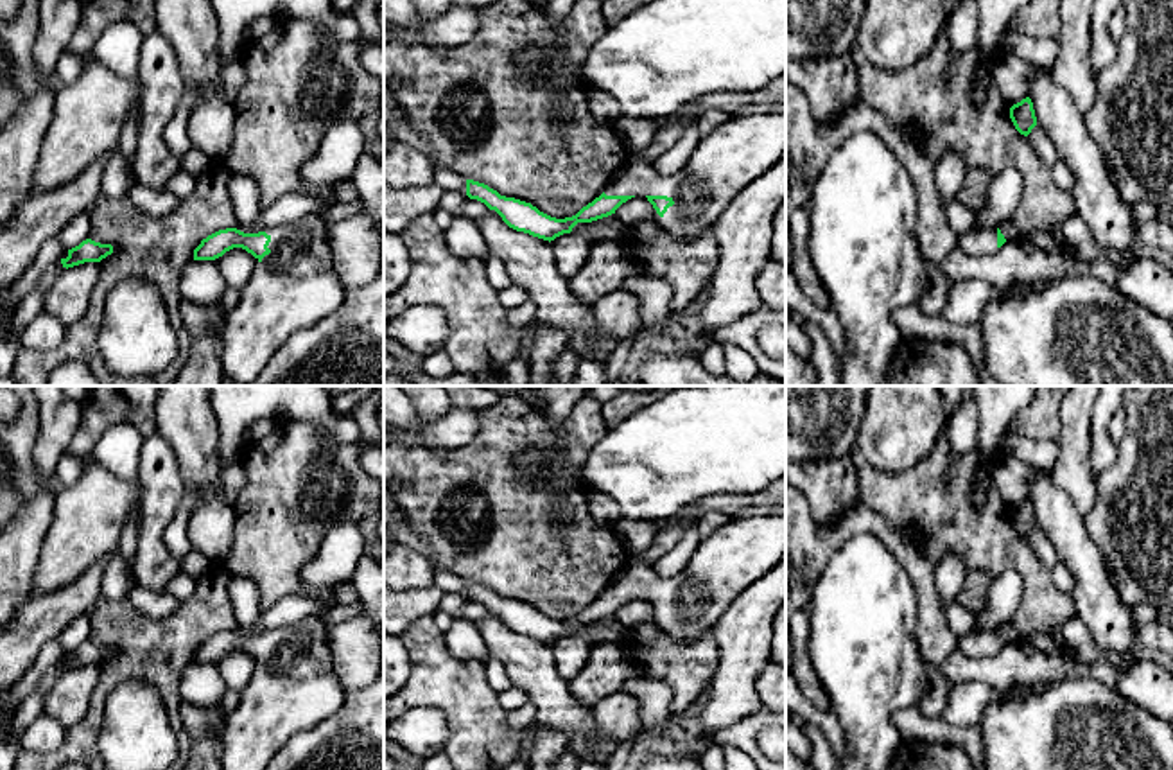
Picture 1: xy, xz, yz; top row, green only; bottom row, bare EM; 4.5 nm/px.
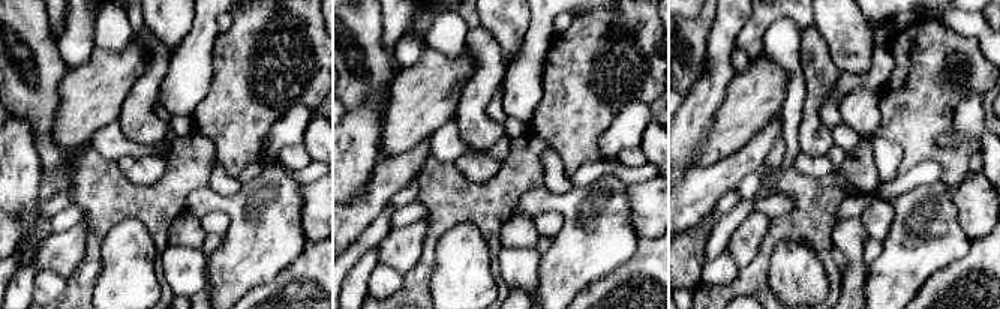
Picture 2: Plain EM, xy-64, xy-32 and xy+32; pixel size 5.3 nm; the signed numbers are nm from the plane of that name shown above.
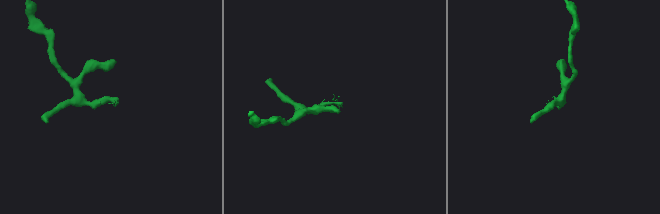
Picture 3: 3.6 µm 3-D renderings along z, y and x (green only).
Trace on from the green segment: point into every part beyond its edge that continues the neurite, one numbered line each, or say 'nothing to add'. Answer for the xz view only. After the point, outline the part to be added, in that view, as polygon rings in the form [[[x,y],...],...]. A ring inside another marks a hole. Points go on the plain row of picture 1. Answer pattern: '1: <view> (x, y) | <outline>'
1: xz (738, 553) | [[[757,510],[750,517],[732,519],[707,538],[701,538],[687,565],[673,578],[664,580],[651,567],[628,560],[622,573],[610,583],[606,598],[667,598],[673,608],[660,619],[653,610],[653,623],[660,632],[676,641],[692,641],[712,632],[730,603],[755,580],[771,571],[786,556],[786,510]]]

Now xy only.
1: xy (295, 688) | [[[308,616],[296,625],[265,632],[271,639],[269,652],[262,662],[255,661],[255,671],[240,691],[239,705],[226,714],[219,739],[222,770],[265,770],[280,748],[300,732],[335,714],[346,700],[346,691],[334,671],[334,657],[328,643],[330,625],[319,616]]]

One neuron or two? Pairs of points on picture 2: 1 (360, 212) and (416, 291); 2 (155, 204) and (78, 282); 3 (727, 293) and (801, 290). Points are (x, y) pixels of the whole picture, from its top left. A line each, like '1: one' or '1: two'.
1: two
2: one
3: two

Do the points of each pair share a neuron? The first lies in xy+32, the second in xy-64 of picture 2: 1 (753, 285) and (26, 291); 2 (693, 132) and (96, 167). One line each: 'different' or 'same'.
1: different
2: different

